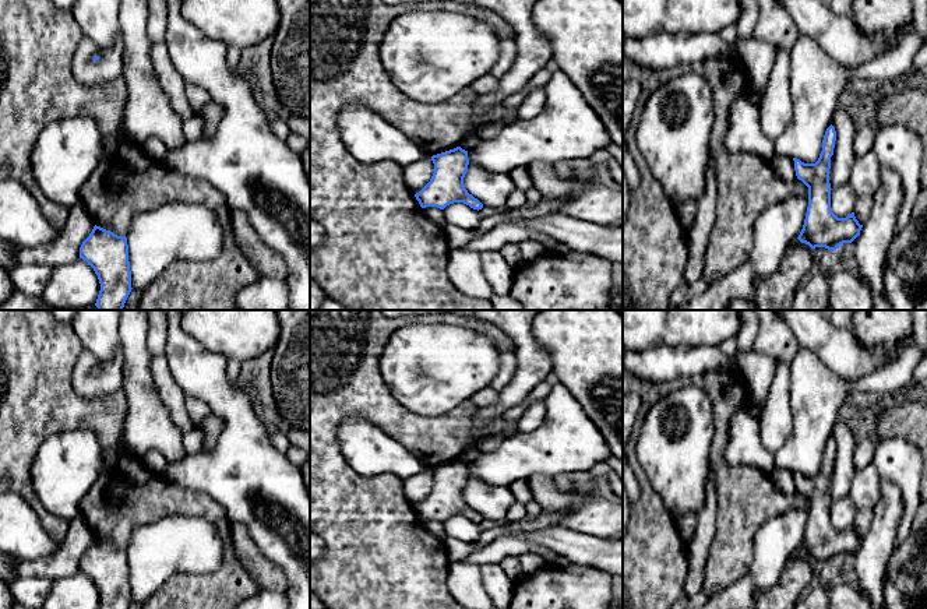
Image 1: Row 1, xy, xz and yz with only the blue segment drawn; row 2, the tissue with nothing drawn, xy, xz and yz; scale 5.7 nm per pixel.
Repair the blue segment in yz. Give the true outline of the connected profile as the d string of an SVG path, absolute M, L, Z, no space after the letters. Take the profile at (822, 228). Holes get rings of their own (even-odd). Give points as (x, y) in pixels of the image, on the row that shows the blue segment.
M831 124L825 131L822 151L815 163L804 163L793 158L797 179L808 187L807 214L797 239L811 249L825 247L831 251L843 243L852 243L863 228L854 212L846 218L838 218L831 208L829 169L835 141L836 131Z

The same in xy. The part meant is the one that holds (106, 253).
M95 225L80 247L80 258L98 275L98 310L123 310L133 289L127 237Z

